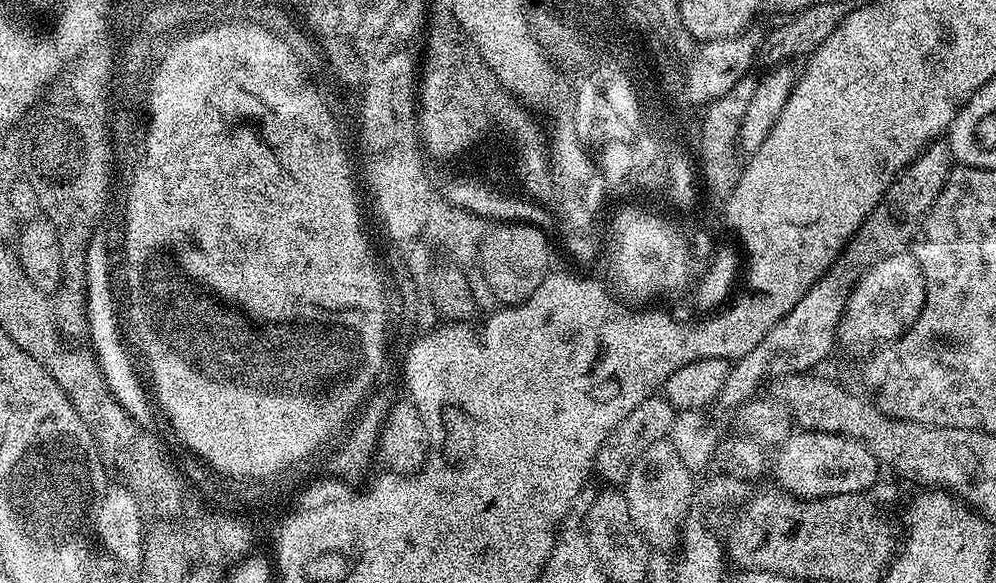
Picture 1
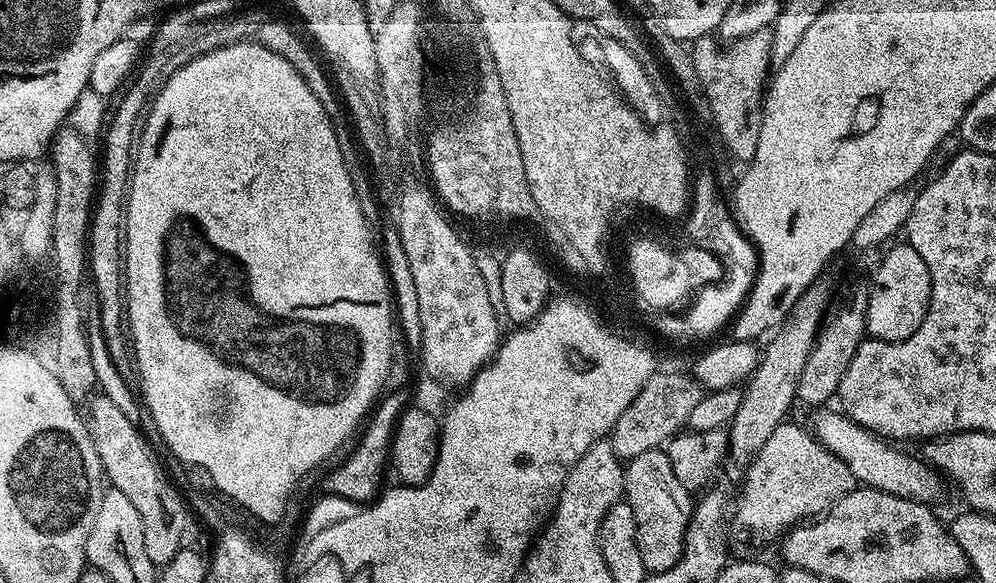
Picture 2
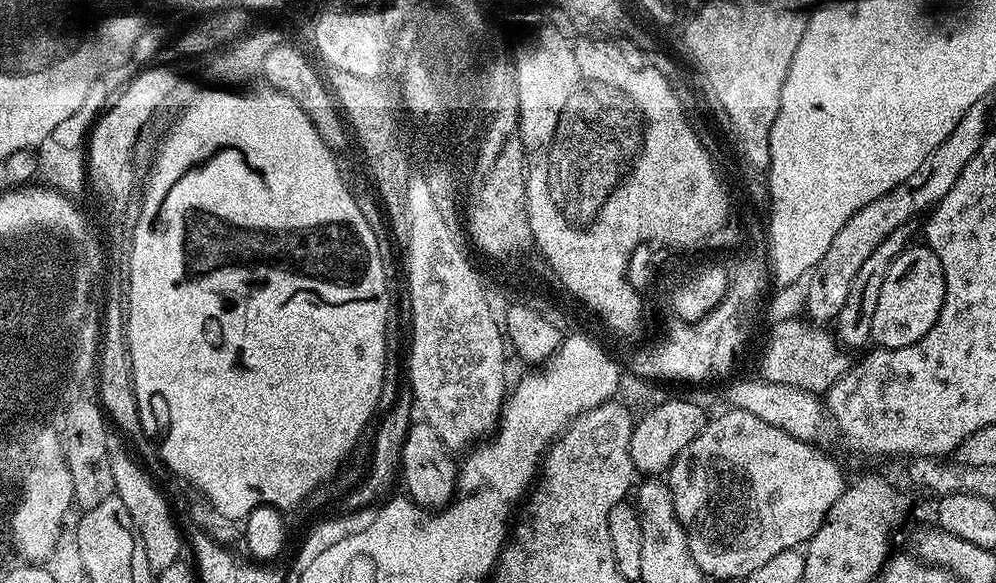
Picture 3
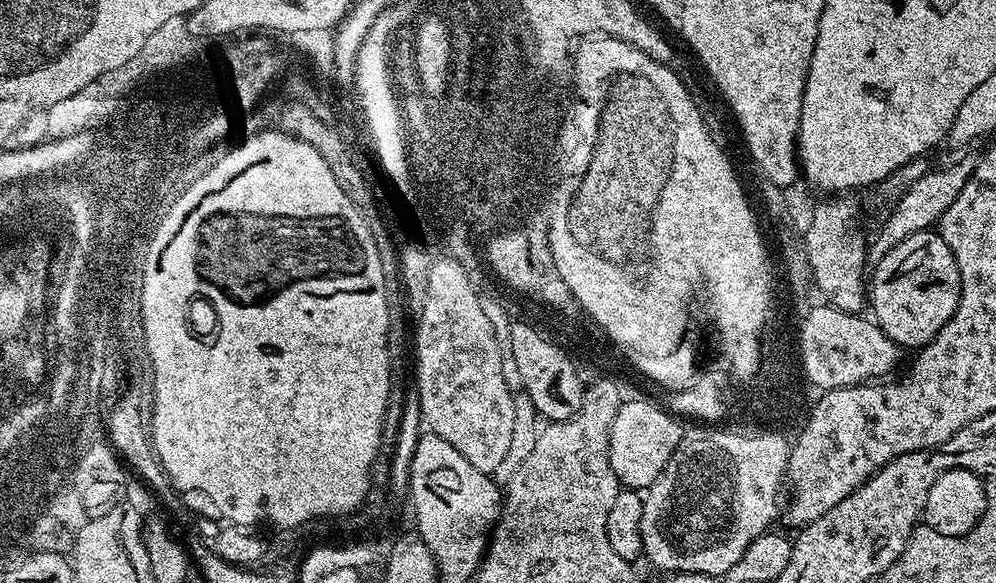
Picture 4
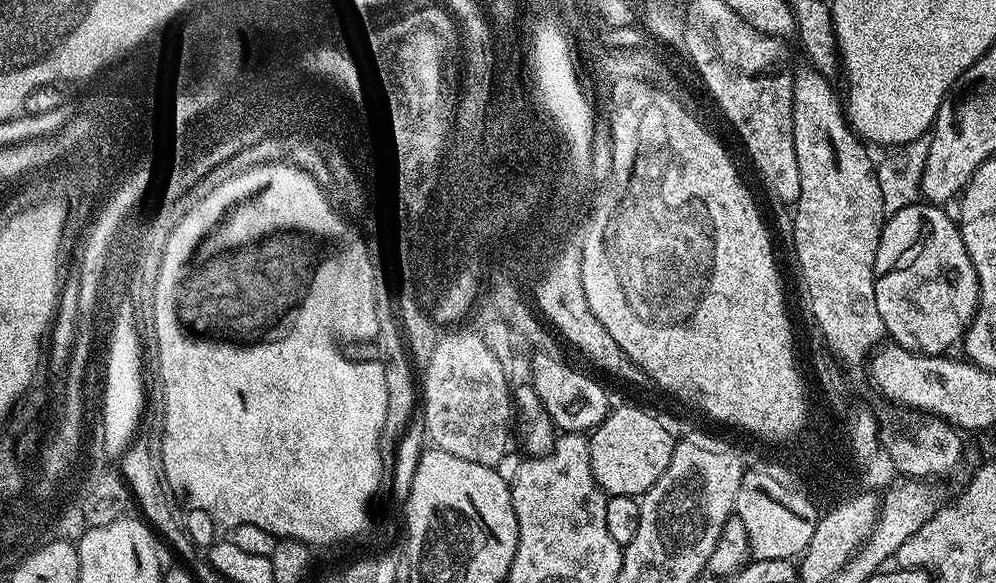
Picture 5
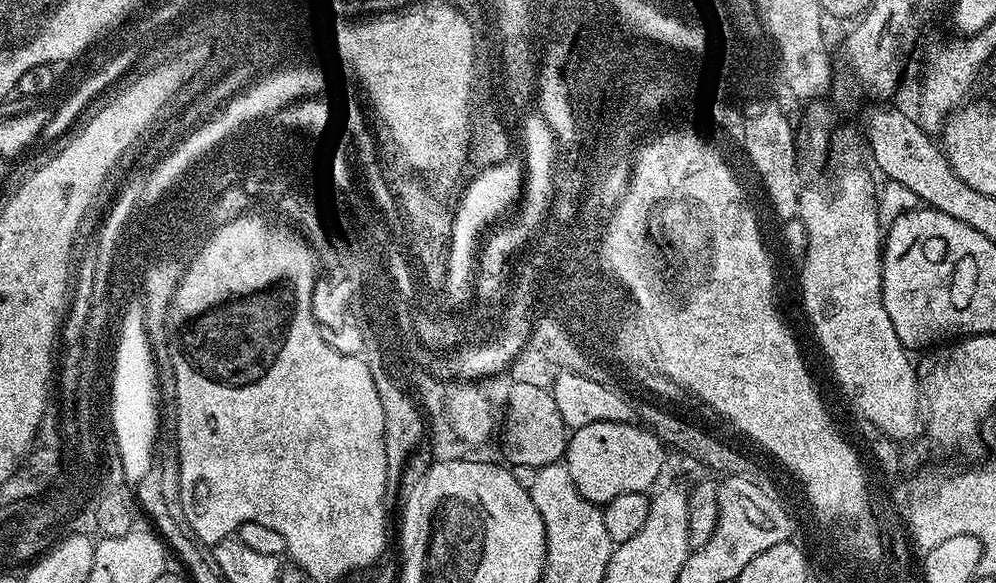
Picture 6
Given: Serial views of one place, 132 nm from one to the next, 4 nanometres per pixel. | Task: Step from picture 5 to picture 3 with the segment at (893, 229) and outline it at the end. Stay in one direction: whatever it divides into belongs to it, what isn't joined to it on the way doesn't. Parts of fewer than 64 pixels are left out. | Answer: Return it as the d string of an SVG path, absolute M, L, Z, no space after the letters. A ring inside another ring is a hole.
M909 246L886 270L886 282L878 290L878 306L872 319L872 340L882 348L901 348L918 342L938 318L944 301L942 262L927 246Z

